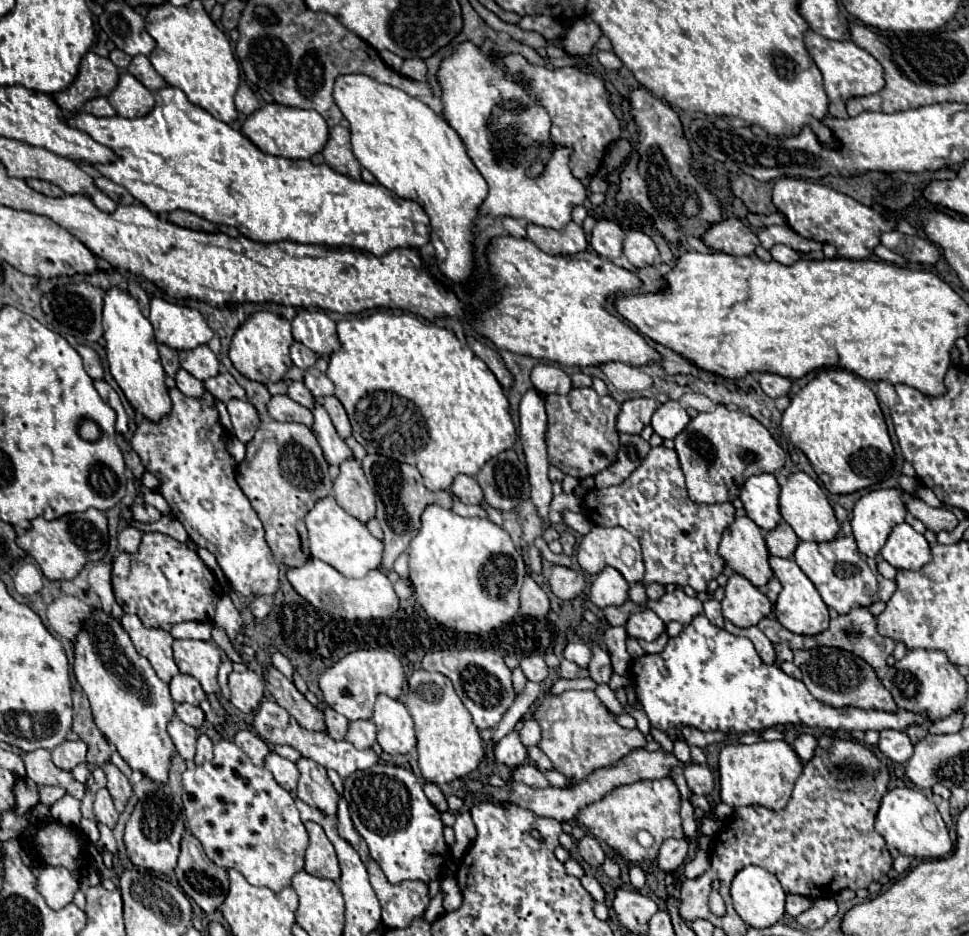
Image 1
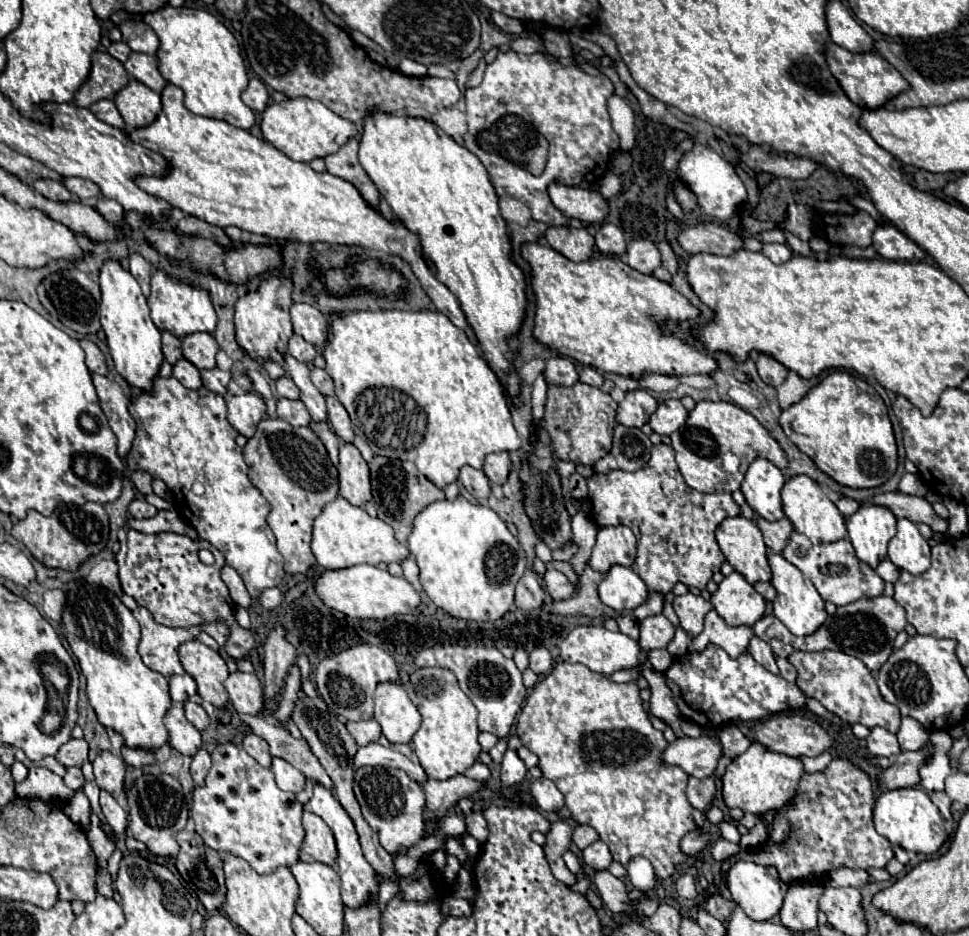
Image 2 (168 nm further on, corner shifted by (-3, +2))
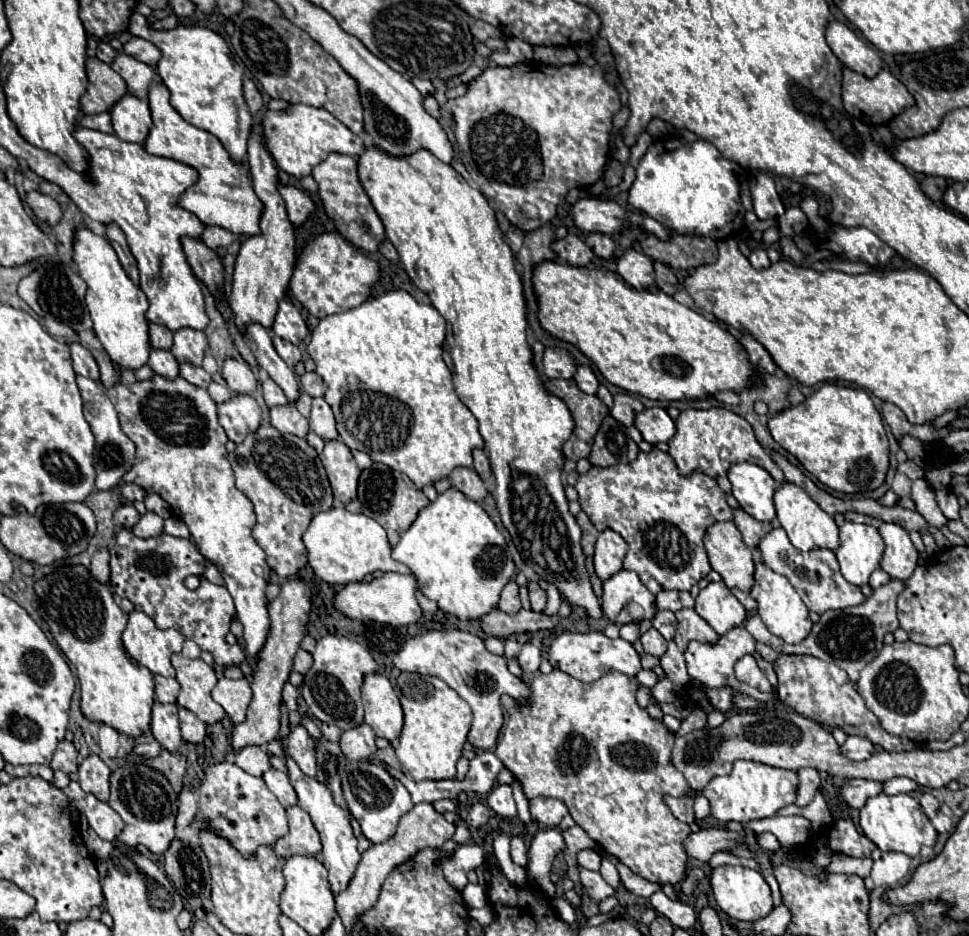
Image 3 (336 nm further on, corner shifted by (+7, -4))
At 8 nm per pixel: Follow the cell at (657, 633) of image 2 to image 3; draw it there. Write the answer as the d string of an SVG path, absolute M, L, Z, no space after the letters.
M653 627L641 635L641 645L643 645L645 653L649 653L653 657L661 657L667 651L665 637L657 629L653 629Z

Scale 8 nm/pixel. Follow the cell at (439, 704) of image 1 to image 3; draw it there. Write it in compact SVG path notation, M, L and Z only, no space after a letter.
M401 673L395 689L405 713L403 731L393 741L397 759L415 781L453 779L455 763L461 757L463 743L467 741L467 733L471 729L471 707L445 681L431 675Z

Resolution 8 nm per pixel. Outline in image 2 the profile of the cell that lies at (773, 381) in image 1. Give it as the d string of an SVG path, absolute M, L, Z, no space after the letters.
M759 355L757 357L757 371L759 371L761 379L767 385L773 385L773 387L779 387L787 379L787 373L789 373L781 363L777 363L769 355Z

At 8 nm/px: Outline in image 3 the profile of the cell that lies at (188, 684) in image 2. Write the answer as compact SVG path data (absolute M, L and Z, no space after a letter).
M155 675L155 695L161 703L175 703L179 695L177 679L167 679L163 675Z

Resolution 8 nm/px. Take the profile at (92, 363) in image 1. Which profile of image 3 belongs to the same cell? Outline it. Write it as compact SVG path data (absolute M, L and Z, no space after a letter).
M71 343L69 349L71 349L71 361L73 361L75 373L89 377L93 381L99 381L99 367L93 355L89 353L89 349L85 349L81 343Z

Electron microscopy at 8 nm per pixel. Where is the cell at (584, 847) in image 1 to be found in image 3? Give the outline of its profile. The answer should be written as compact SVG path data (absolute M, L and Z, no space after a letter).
M579 851L577 855L577 861L579 865L583 865L585 869L591 869L591 871L599 871L599 865L601 865L601 855L597 851Z

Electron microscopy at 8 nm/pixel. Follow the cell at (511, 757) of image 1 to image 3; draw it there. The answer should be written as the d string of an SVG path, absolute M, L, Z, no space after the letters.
M497 785L489 795L487 795L487 805L505 819L513 819L517 815L515 809L515 801L511 795L511 787L509 785Z

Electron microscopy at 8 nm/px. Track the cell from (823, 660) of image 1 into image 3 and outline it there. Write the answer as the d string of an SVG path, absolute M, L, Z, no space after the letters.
M781 655L775 663L777 673L777 693L779 699L795 709L799 715L817 721L823 727L841 727L847 735L857 735L869 739L873 745L885 751L909 751L915 749L915 743L903 737L895 737L875 723L875 715L865 707L861 695L855 691L855 685L847 679L847 673L827 661L821 661L811 655Z

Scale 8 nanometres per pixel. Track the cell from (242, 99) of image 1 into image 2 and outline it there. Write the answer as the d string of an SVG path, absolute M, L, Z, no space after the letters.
M253 77L253 79L249 79L249 85L247 85L247 89L243 91L241 99L243 99L243 103L245 103L249 109L261 113L261 111L267 107L269 95L267 95L265 85L263 85L259 79Z

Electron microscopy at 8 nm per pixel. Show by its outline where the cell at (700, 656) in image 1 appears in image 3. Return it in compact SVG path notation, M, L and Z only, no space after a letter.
M721 687L721 689L715 689L715 691L711 691L711 689L703 689L705 693L707 693L707 697L711 699L711 703L713 703L713 707L715 709L719 709L719 711L729 711L731 707L733 707L733 703L731 703L731 697L737 693L737 691L731 691L731 687Z

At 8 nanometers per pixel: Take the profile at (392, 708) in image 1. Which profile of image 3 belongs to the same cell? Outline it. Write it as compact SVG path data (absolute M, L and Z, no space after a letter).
M369 673L363 681L365 723L373 727L377 737L395 741L403 727L403 711L391 681L381 673Z

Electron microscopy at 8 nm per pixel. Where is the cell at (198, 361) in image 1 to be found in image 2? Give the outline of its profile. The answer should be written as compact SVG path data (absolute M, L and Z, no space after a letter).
M193 333L183 341L183 357L191 361L199 371L217 367L215 363L217 351L219 351L219 345L209 333Z

